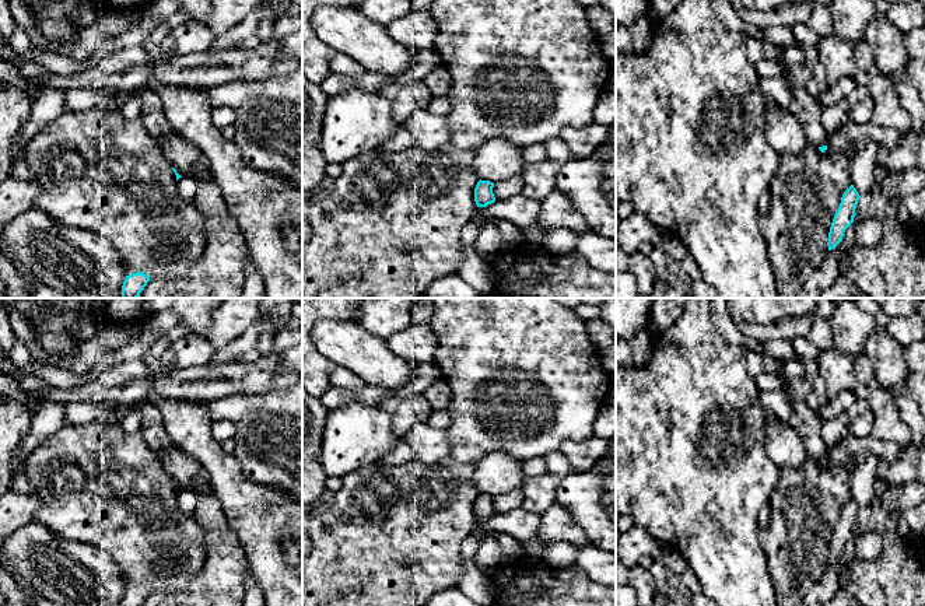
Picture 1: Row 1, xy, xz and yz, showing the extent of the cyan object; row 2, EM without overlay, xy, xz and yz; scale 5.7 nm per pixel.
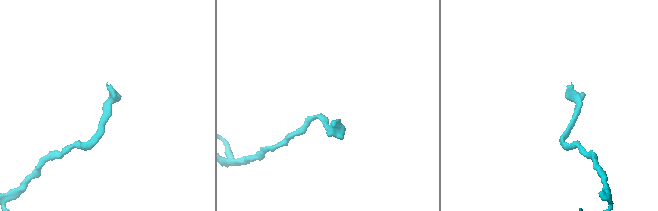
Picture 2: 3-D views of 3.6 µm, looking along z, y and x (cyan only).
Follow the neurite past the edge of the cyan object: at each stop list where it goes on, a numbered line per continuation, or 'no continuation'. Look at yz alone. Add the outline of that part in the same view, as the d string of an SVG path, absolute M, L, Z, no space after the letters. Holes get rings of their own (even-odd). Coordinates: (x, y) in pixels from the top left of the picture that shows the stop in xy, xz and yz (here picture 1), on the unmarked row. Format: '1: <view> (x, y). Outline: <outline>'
1: yz (805, 423). Outline: M789 397L789 403L792 409L789 424L802 439L807 455L816 460L827 459L827 446L820 435L823 418L816 417L805 400L795 400Z

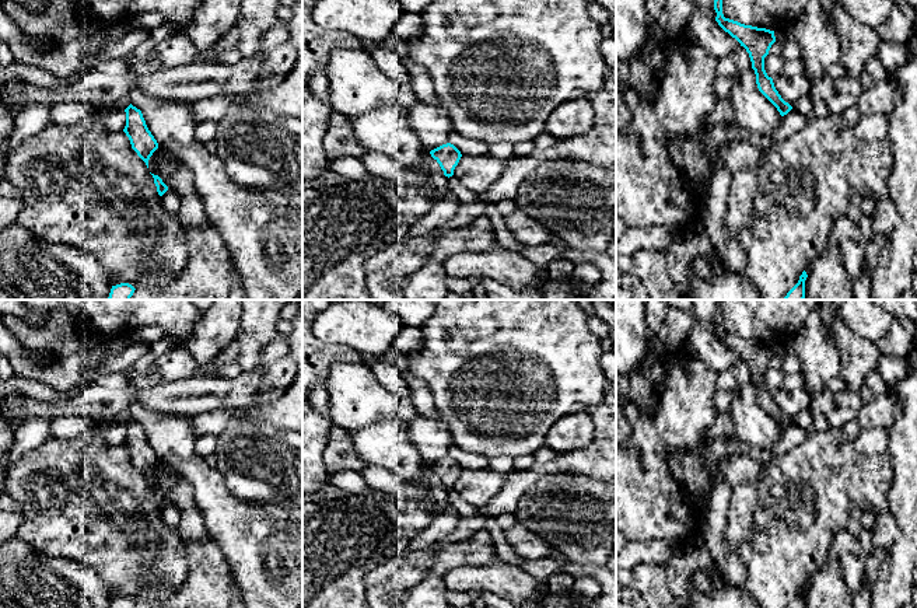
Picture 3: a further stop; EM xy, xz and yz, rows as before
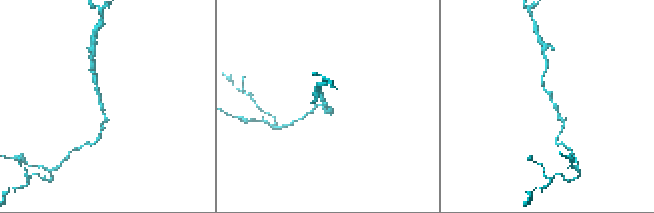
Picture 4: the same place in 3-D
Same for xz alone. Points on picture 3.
no continuation

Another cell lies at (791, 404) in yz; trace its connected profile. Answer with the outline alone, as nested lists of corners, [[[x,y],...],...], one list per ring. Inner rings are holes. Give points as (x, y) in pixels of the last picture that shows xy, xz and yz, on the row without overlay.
[[[777,388],[773,396],[781,412],[791,420],[802,410],[809,409],[811,395],[805,389],[785,391]]]

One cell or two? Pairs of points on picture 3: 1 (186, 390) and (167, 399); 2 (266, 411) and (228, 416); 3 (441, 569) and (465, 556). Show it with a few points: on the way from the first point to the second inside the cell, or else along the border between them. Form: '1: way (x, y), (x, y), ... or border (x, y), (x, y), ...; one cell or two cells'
1: way (182, 394), (171, 398); one cell
2: way (256, 415), (238, 415); one cell
3: way (447, 563), (454, 556), (459, 556); one cell

